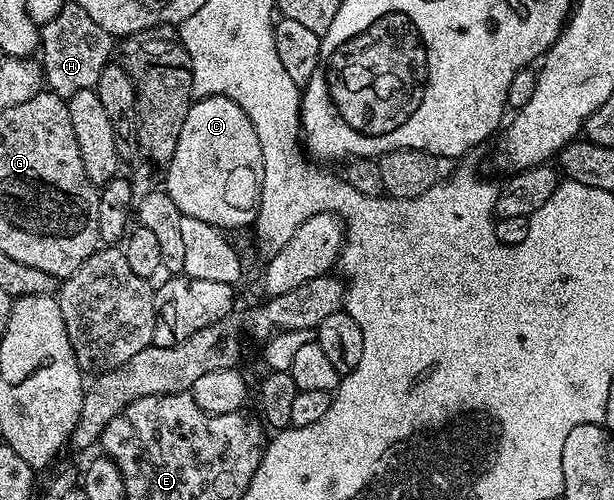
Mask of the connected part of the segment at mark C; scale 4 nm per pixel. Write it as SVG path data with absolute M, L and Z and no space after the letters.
M212 94L197 98L189 107L187 120L183 120L179 144L175 144L175 156L171 156L171 168L163 183L165 193L175 200L175 208L179 208L184 217L203 220L203 224L217 226L226 232L240 226L252 227L257 221L262 180L263 148L259 148L259 136L255 136L255 128L247 112L243 112L243 108L227 96Z

